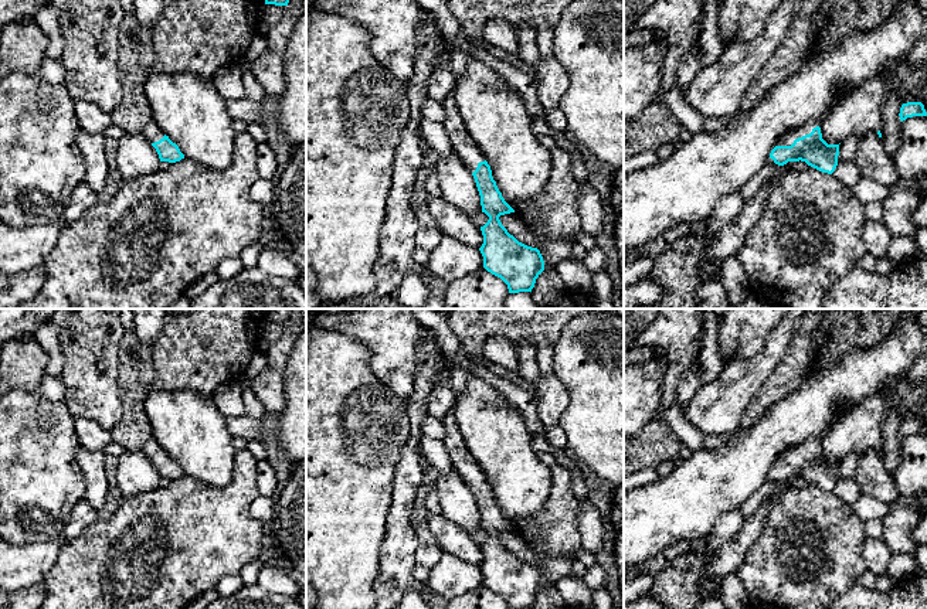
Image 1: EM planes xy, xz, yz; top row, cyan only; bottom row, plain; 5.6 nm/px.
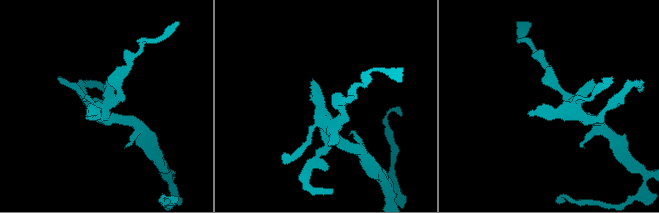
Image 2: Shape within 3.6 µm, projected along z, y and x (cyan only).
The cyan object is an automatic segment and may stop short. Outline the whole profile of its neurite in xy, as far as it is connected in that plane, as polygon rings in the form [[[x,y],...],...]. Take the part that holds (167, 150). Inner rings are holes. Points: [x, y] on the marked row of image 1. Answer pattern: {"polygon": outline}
{"polygon": [[[149,122],[142,133],[145,135],[146,140],[156,149],[160,161],[176,163],[184,159],[184,154],[180,152],[179,146],[163,133],[156,122]]]}

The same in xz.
{"polygon": [[[454,91],[442,105],[446,110],[442,125],[451,140],[452,152],[472,173],[481,195],[482,212],[489,217],[488,222],[481,227],[483,244],[479,251],[483,256],[483,268],[500,278],[507,285],[509,293],[532,292],[536,279],[544,271],[543,256],[537,248],[519,242],[502,225],[499,217],[515,212],[515,210],[502,197],[490,166],[469,135],[456,108]]]}

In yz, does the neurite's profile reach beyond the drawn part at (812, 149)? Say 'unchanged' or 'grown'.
grown

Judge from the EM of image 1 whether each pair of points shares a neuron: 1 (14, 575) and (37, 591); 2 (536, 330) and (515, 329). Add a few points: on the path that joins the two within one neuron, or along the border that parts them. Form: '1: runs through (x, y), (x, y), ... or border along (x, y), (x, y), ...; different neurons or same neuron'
1: border along (43, 581), (14, 592); different neurons
2: runs through (530, 329), (520, 329); same neuron

